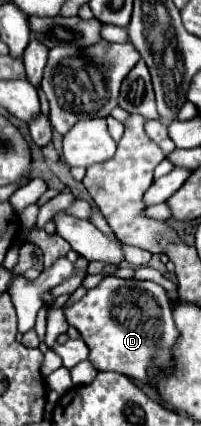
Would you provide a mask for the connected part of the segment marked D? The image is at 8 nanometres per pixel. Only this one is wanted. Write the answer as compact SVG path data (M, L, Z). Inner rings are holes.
M106 277L98 287L90 289L78 303L72 307L64 307L64 315L68 325L74 325L84 343L90 349L90 363L98 371L116 371L134 379L140 379L142 383L148 383L148 365L154 361L162 369L170 367L172 359L172 345L178 339L178 331L172 319L170 301L166 295L166 289L160 287L154 281L136 281L136 279L118 279L118 277Z

